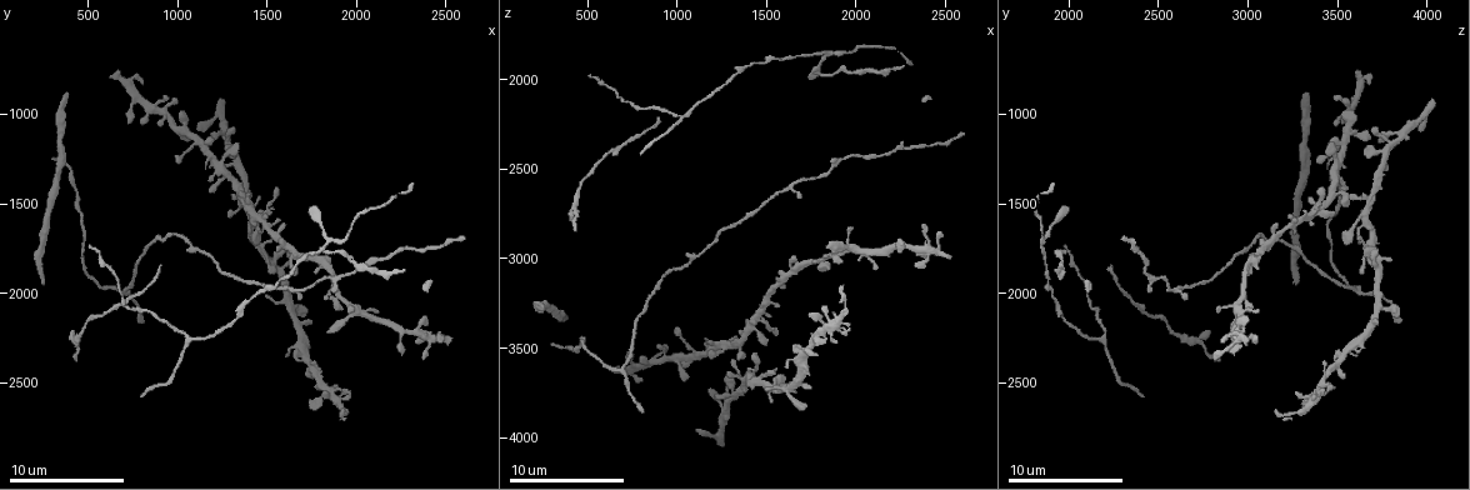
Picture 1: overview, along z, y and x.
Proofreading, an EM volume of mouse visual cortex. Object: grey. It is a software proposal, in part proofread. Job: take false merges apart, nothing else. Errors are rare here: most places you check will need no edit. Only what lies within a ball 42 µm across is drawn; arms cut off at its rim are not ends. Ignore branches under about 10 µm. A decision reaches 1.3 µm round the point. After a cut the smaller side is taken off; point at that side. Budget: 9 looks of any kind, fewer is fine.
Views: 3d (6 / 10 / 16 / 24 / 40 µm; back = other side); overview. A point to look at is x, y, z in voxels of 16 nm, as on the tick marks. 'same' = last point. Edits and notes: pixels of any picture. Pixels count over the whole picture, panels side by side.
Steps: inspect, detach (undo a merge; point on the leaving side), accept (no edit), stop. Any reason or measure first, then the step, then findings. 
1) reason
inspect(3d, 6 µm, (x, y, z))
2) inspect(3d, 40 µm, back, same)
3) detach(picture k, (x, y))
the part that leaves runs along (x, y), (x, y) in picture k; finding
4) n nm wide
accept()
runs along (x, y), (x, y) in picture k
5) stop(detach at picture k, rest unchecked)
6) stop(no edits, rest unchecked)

sudden change in width
inspect(3d, 16 µm, (1920, 2040, 2960))

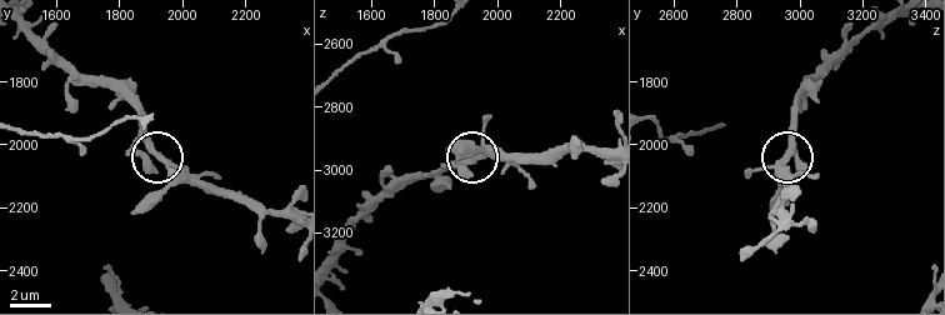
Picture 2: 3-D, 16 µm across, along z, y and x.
accept()
one cell here

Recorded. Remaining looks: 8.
inspect(3d, 16 µm, (1440, 1940, 2760))

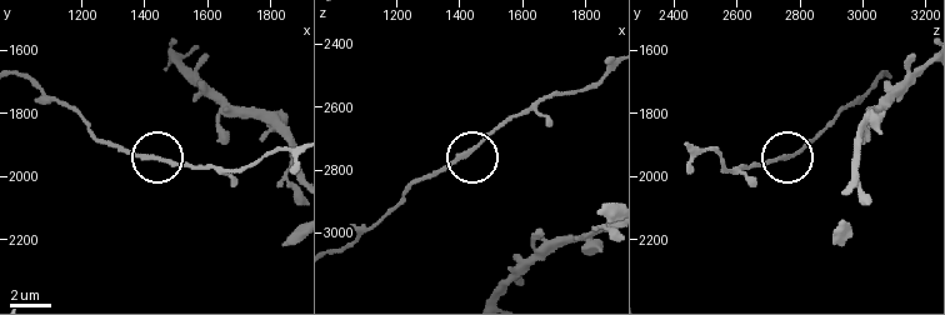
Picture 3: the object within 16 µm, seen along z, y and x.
accept()
runs along (723, 164), (756, 168), (805, 149) in picture 3; one cell here

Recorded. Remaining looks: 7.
a narrow waist
inspect(3d, 16 µm, (2240, 1740, 2340))

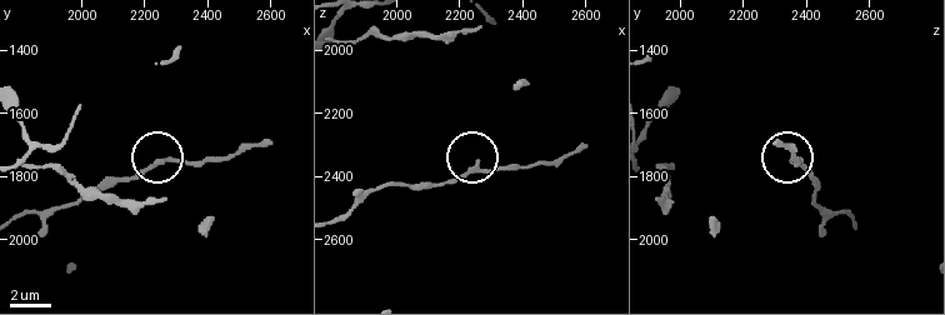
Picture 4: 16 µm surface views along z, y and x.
accept()
runs along (24, 214), (49, 210), (139, 179), (161, 160), (224, 160) in picture 4; continuous, no second cell

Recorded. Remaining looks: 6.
thick turns thin
inspect(3d, 6 µm, (1500, 1620, 3260))

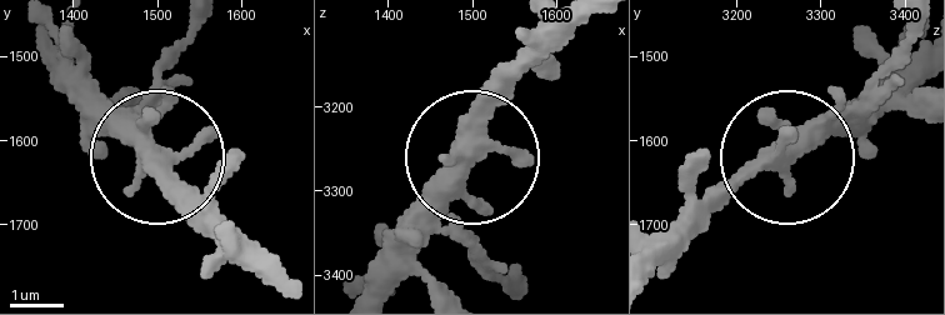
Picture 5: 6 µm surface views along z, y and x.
340 nm wide
accept()
all the same cell

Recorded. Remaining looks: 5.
stop(no edits, rest unchecked)

